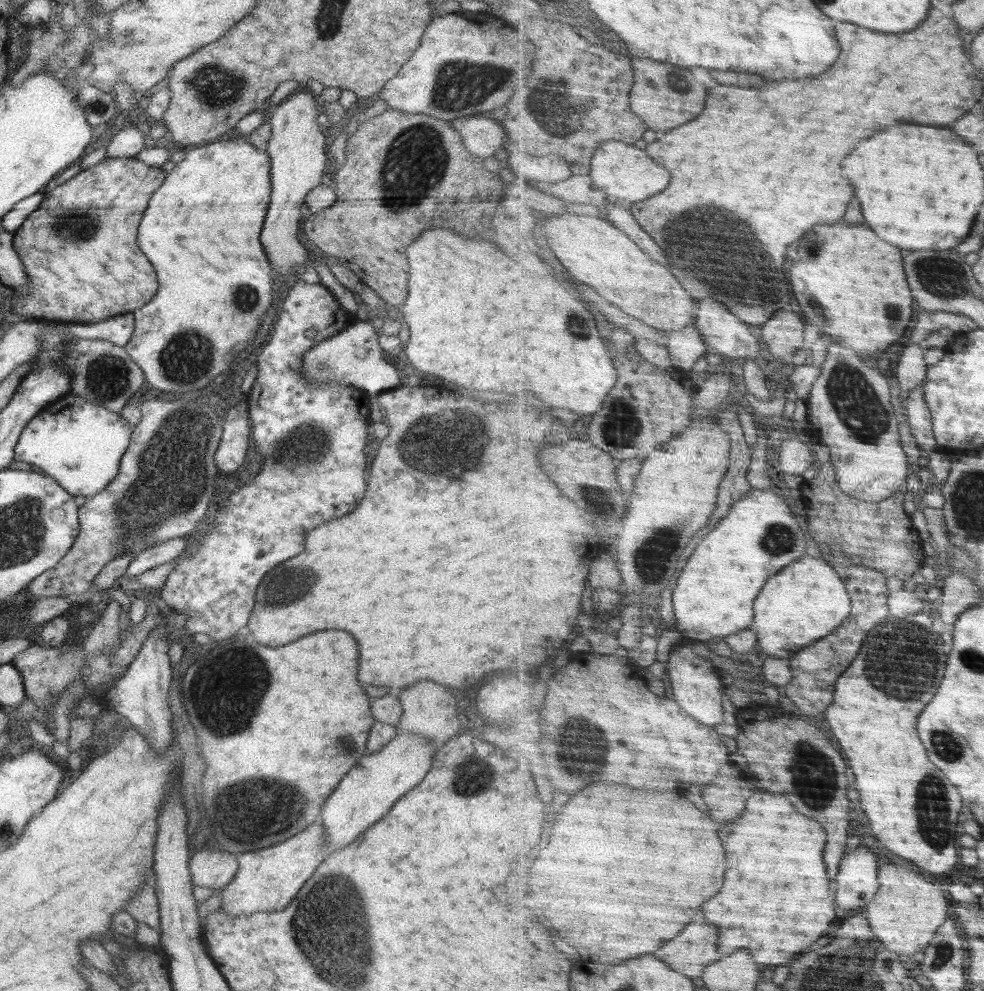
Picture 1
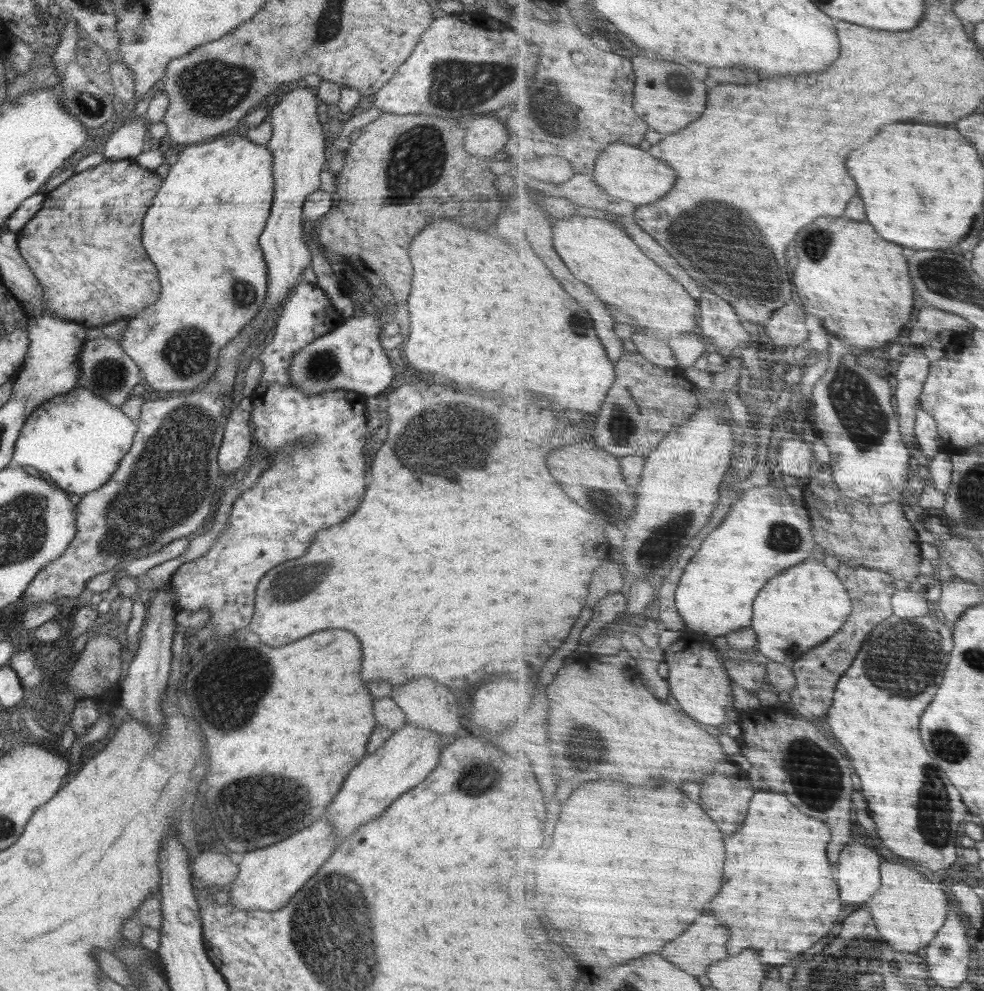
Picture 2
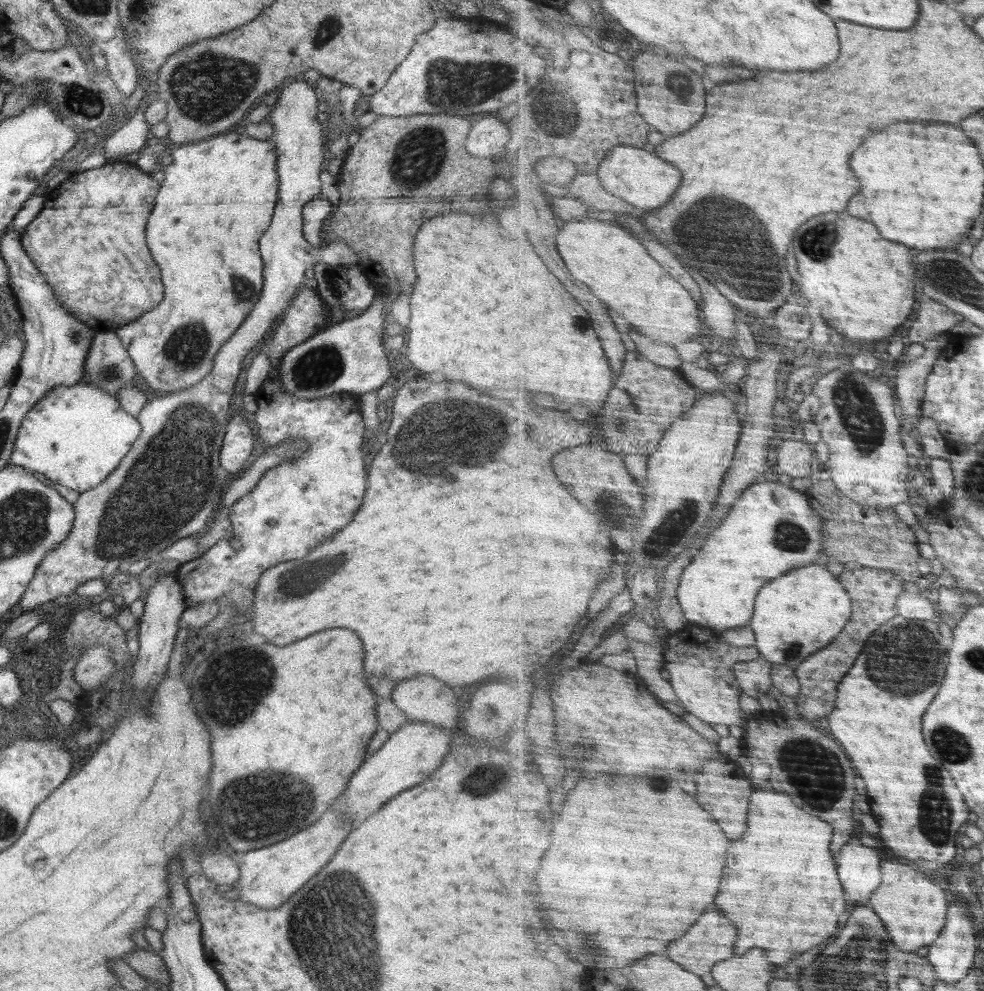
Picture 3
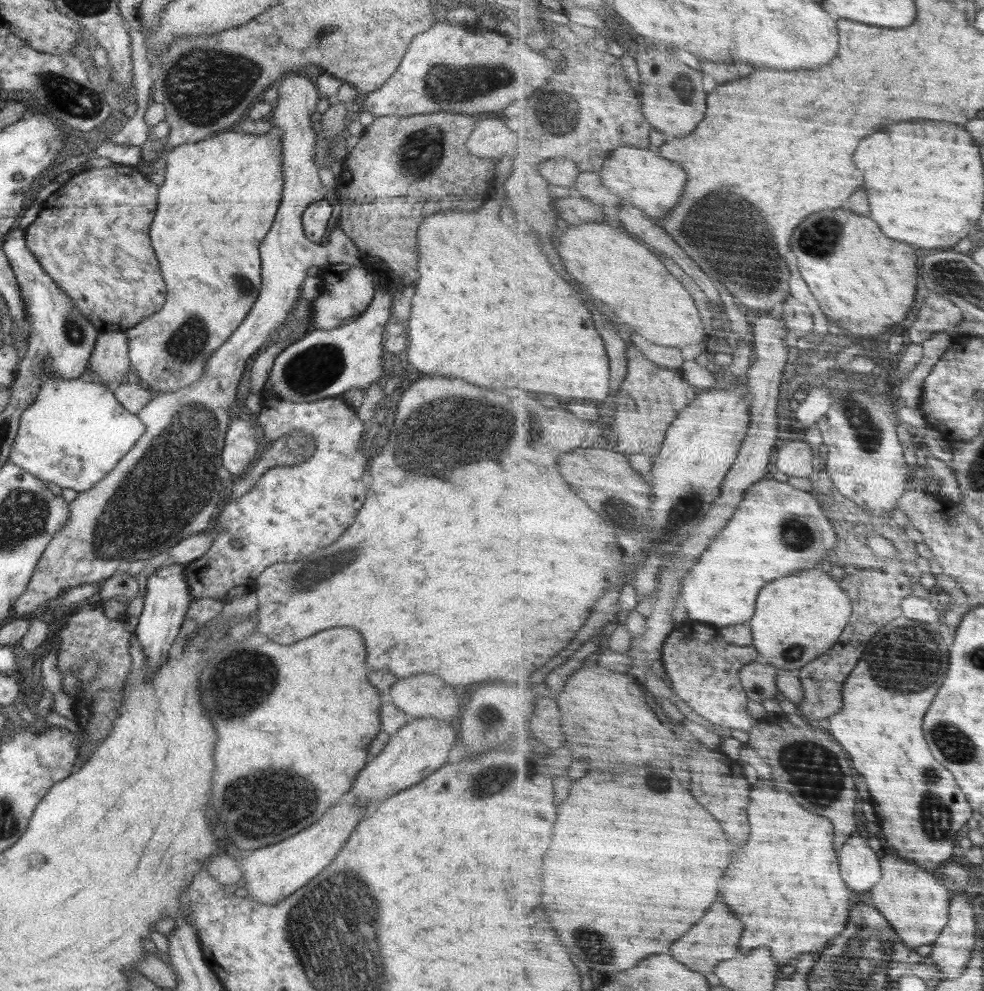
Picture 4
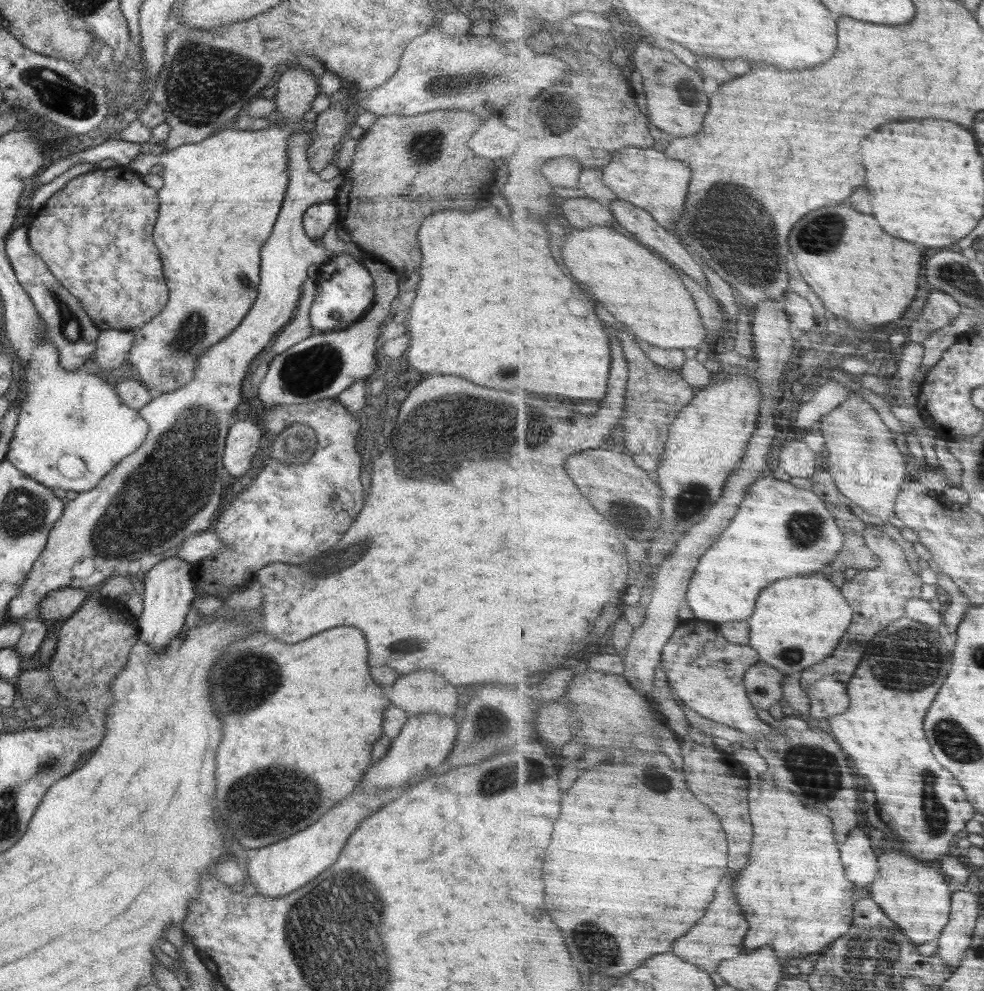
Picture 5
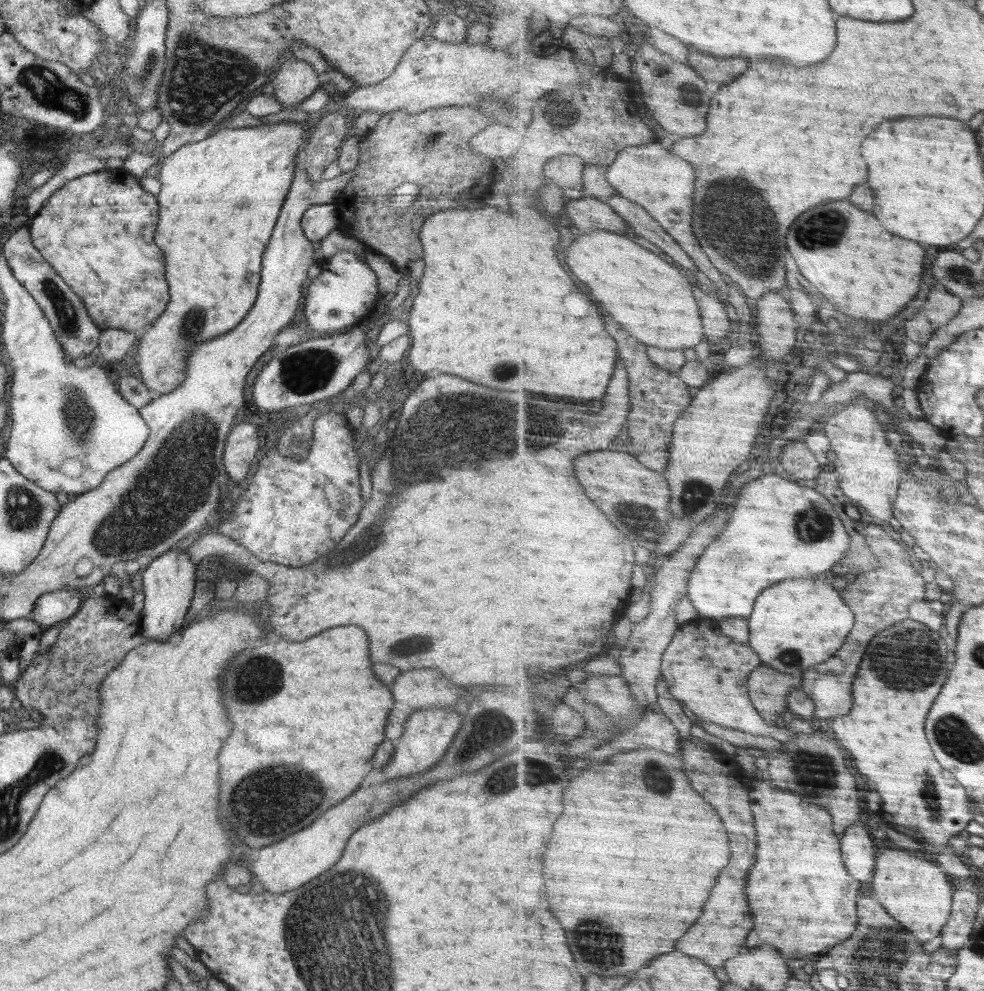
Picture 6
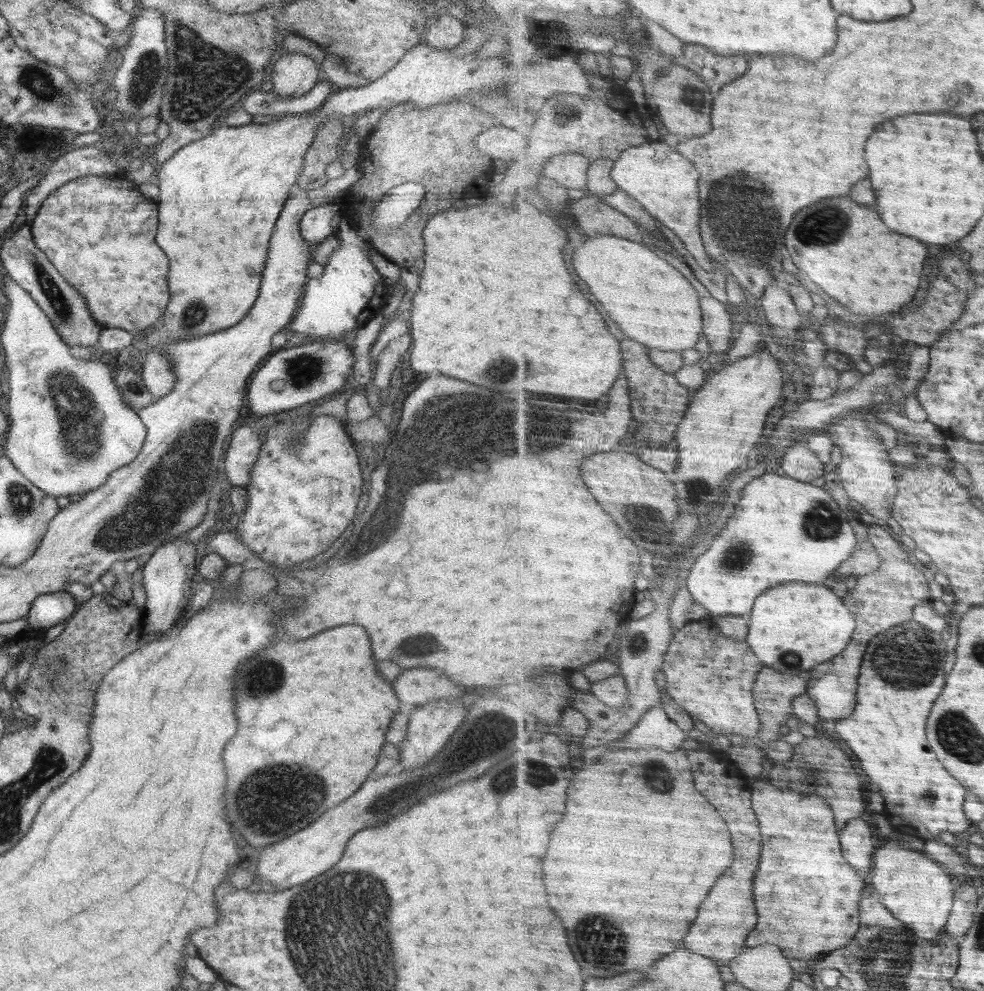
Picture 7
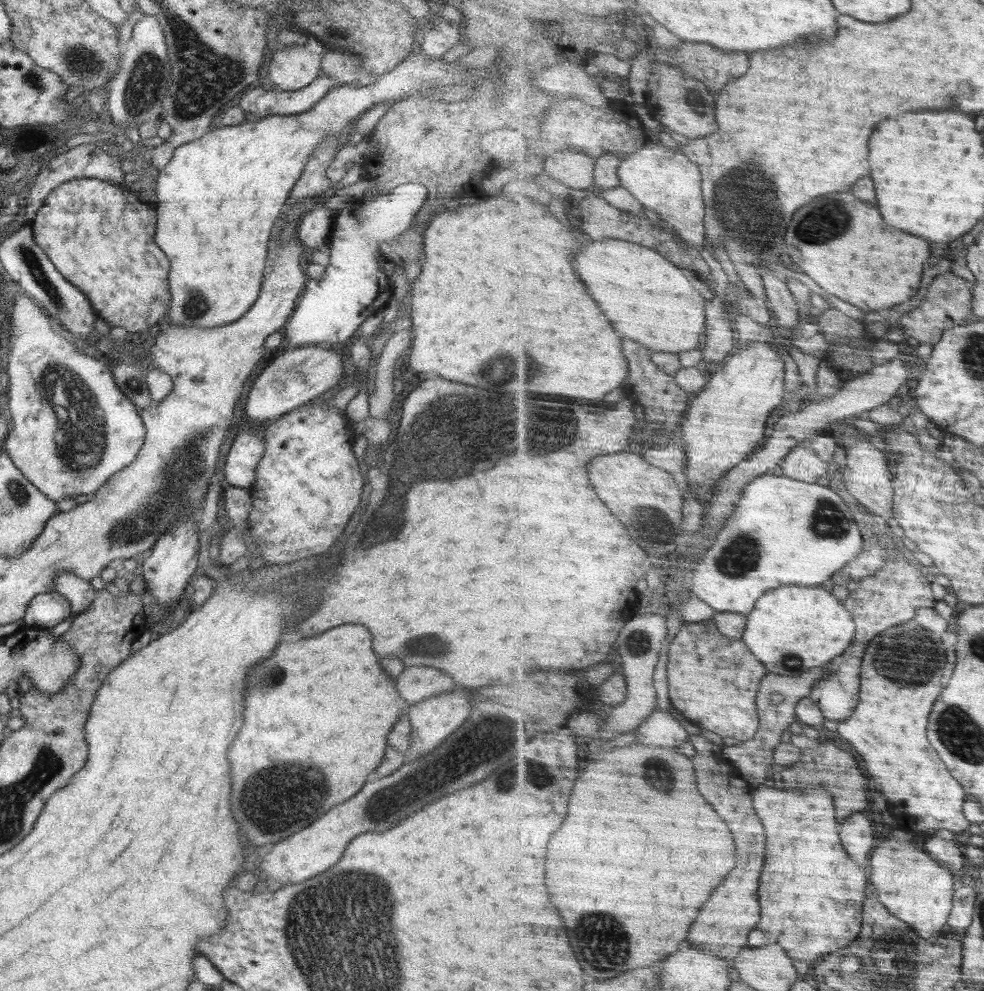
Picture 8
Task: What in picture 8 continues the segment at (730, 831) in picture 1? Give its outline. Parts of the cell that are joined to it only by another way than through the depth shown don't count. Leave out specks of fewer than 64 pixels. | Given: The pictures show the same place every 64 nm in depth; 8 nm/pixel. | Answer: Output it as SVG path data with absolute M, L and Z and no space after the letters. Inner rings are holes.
M760 788L756 790L754 794L756 798L756 806L758 806L758 814L760 818L766 822L766 828L768 828L768 838L770 838L770 846L768 846L768 860L766 860L766 870L764 870L764 876L762 876L762 906L764 906L764 928L792 928L792 930L760 930L760 934L754 934L750 936L750 946L768 946L768 944L782 944L786 946L786 950L790 950L790 956L792 958L798 958L798 960L804 960L804 962L810 964L810 960L818 960L822 958L824 954L832 954L840 948L846 948L850 946L862 932L864 928L864 902L866 902L866 890L868 890L868 874L866 870L854 862L850 858L850 854L846 852L844 844L842 844L842 838L840 838L840 830L838 830L838 816L836 816L836 802L834 802L834 796L826 790L808 790L808 792L802 792L802 790L778 790L778 788Z

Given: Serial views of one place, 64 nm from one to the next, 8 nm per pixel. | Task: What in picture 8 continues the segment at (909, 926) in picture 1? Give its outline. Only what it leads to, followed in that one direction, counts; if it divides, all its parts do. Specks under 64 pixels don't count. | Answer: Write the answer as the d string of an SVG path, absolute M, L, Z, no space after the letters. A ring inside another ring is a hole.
M896 830L894 838L886 840L872 856L872 882L878 886L882 902L886 902L886 906L890 906L890 910L894 910L902 920L909 922L918 934L929 939L941 935L941 930L949 924L955 903L956 878L926 850L912 842L914 834Z

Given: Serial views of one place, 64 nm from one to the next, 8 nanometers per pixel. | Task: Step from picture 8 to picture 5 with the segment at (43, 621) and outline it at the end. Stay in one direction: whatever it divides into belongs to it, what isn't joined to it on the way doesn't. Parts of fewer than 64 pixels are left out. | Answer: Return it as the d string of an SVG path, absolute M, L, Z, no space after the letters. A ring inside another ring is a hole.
M70 588L53 590L39 602L36 612L43 620L66 619L73 615L86 599L83 588Z

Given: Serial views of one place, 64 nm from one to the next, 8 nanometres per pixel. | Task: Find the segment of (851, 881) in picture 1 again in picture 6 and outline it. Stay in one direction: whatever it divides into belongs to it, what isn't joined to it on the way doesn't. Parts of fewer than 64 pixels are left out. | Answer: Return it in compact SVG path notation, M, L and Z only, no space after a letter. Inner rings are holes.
M864 826L848 828L842 840L842 848L850 872L862 882L870 880L876 872L876 844L870 831Z

